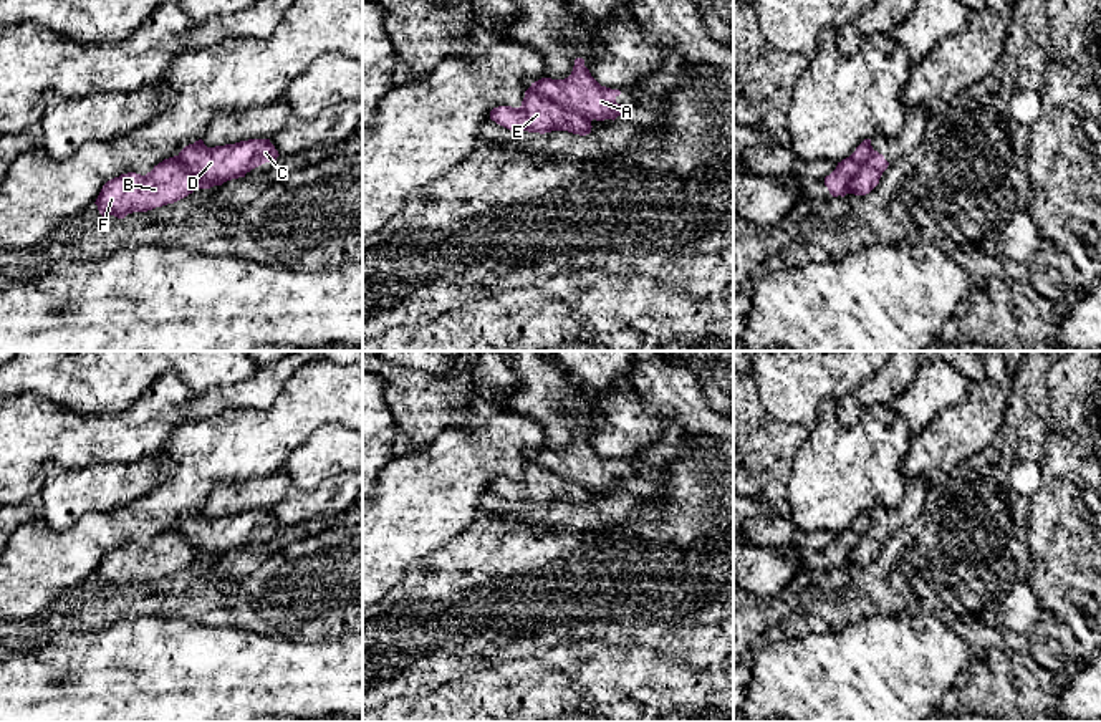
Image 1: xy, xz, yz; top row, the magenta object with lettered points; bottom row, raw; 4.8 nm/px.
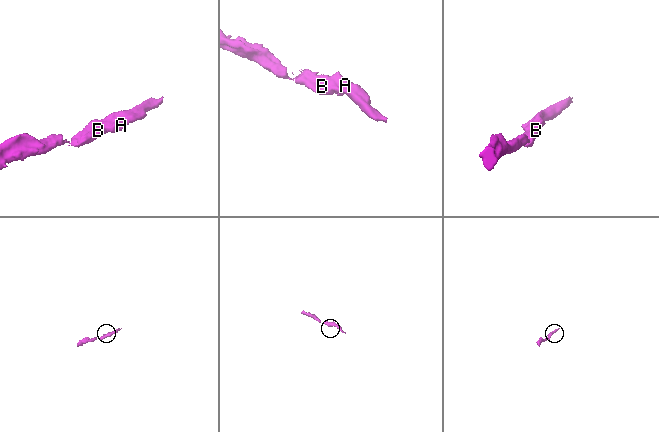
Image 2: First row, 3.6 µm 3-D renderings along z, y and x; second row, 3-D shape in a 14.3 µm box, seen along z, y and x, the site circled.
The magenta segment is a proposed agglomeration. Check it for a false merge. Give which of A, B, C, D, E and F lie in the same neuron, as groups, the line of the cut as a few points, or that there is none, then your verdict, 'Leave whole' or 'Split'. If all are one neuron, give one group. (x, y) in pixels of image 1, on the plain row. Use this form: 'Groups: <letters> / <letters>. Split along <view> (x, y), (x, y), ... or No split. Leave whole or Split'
Groups: A C D / B E F. Split along xz (530, 457), (560, 476), (581, 484), (590, 492). Split

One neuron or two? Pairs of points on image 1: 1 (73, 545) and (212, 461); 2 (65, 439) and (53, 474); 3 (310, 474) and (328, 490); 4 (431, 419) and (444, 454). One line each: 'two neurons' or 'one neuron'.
1: one neuron
2: two neurons
3: two neurons
4: two neurons

